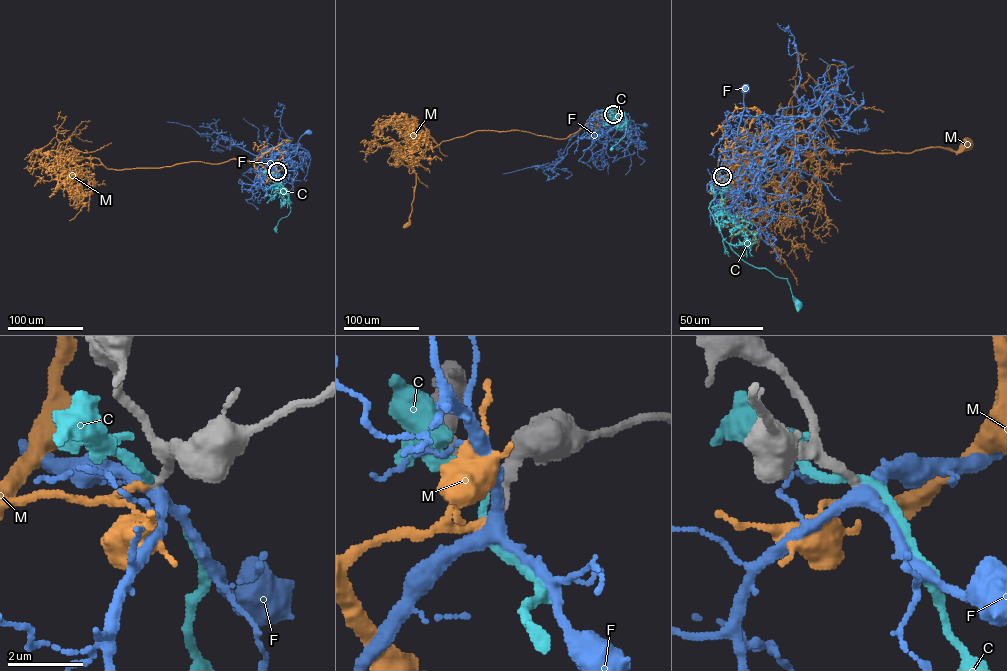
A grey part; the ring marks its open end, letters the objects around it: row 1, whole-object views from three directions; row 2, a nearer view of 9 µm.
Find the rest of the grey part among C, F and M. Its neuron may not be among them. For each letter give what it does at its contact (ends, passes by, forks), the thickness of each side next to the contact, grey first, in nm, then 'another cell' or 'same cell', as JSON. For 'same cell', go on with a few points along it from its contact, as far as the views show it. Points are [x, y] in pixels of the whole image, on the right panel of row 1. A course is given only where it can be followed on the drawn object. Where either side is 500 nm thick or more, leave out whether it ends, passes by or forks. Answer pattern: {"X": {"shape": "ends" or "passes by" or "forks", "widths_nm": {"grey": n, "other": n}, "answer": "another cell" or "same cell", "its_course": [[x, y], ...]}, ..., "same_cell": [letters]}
{"C": {"shape": "passes by", "widths_nm": {"grey": 240, "other": 200}, "answer": "another cell"}, "F": {"shape": "forks", "widths_nm": {"grey": 240, "other": 340}, "answer": "another cell"}, "M": {"shape": "ends", "widths_nm": {"grey": 240, "other": 200}, "answer": "same cell", "its_course": [[722, 176], [766, 148], [757, 168], [776, 172], [797, 146], [966, 146]]}, "same_cell": ["M"]}

